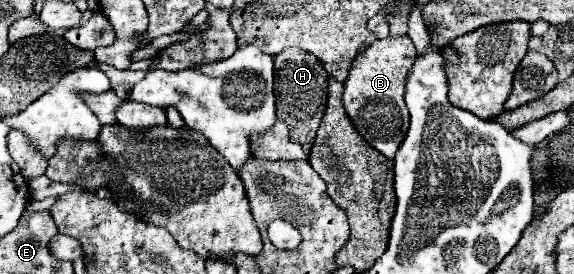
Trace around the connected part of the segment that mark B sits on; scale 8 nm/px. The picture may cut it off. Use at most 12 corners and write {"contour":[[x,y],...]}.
{"contour":[[409,36],[375,40],[353,60],[343,104],[389,160],[405,140]]}

